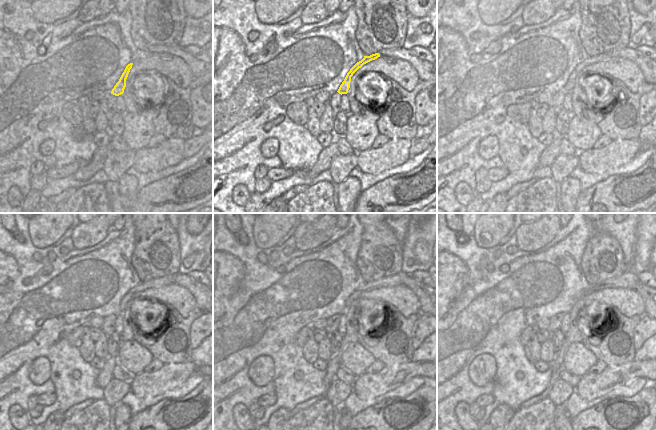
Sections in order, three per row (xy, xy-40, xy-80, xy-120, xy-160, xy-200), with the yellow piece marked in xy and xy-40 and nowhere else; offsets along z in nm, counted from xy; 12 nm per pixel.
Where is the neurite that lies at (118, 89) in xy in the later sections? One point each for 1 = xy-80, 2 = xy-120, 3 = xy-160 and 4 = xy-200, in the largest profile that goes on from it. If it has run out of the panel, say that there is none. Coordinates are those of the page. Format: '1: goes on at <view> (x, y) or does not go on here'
1: goes on at xy-80 (569, 85)
2: goes on at xy-120 (154, 282)
3: goes on at xy-160 (398, 279)
4: goes on at xy-200 (628, 280)

